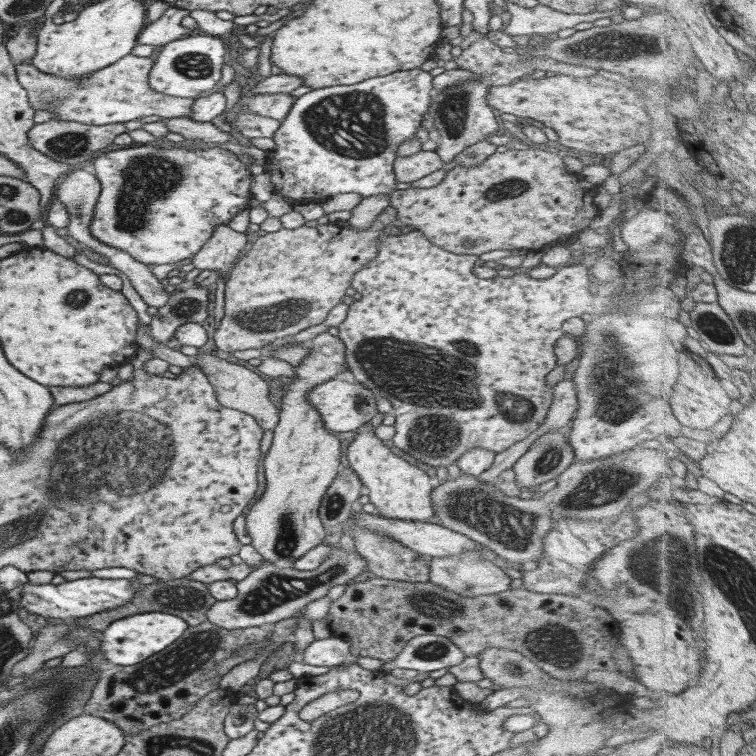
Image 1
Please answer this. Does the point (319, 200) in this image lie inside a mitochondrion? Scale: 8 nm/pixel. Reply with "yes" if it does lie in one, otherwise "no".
no

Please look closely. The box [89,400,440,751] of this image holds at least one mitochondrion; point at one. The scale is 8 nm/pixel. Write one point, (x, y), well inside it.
(193, 653)

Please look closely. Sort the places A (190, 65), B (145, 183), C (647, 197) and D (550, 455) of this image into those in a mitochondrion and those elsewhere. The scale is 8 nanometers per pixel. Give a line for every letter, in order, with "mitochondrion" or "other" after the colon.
A: mitochondrion
B: mitochondrion
C: other
D: mitochondrion

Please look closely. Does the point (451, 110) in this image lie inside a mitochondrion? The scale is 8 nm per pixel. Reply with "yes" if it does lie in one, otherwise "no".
yes

